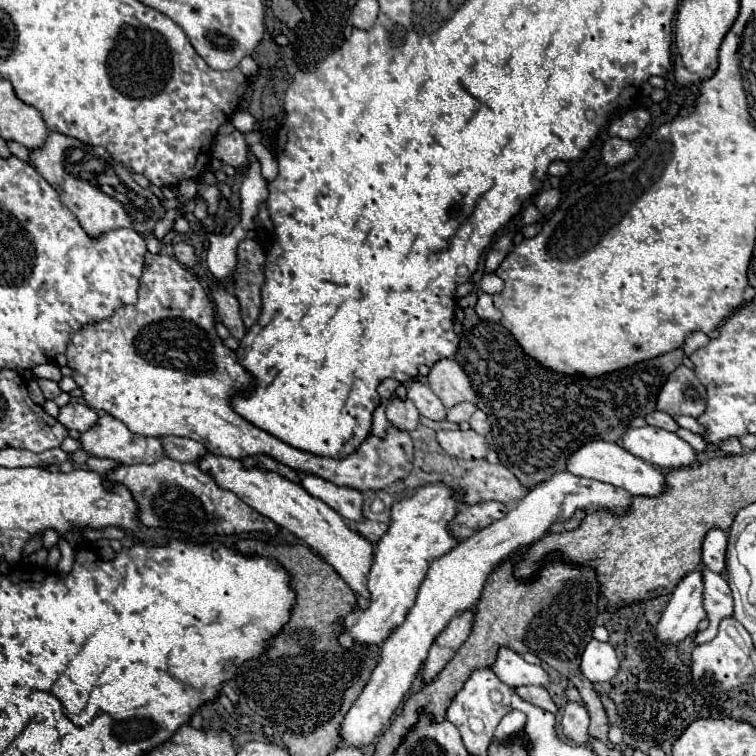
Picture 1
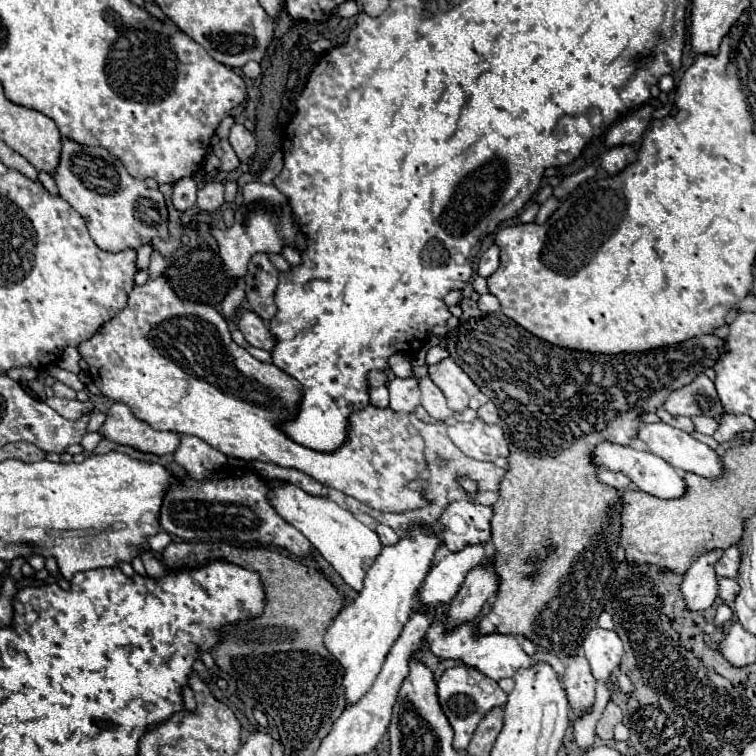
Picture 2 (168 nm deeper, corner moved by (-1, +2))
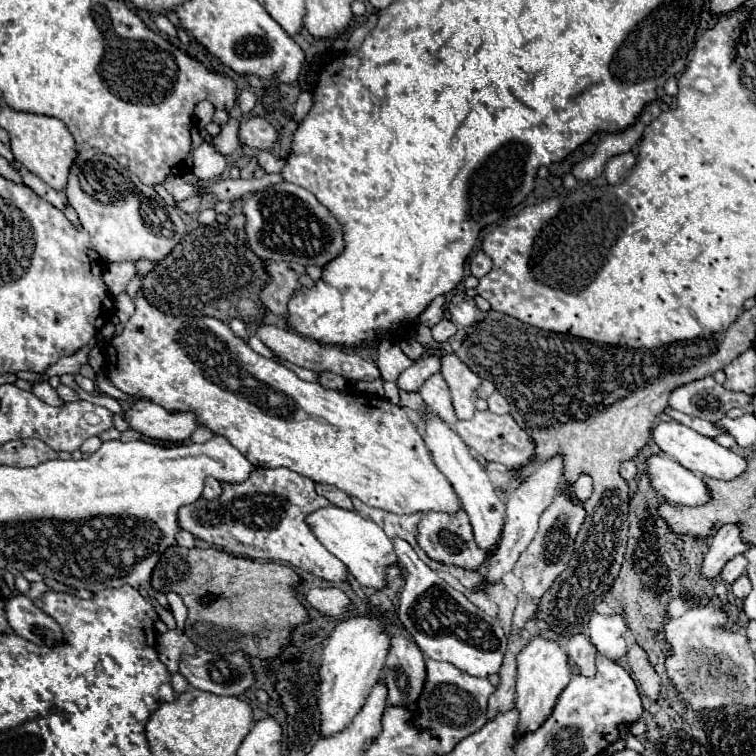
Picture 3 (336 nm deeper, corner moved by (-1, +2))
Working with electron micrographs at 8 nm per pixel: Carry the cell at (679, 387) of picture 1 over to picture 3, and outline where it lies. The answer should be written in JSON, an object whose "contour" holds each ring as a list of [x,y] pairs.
{"contour":[[[704,377],[692,383],[686,383],[672,391],[670,407],[692,417],[706,421],[720,421],[734,407],[748,407],[752,401],[750,395],[742,391],[730,391],[714,381],[714,377]]]}

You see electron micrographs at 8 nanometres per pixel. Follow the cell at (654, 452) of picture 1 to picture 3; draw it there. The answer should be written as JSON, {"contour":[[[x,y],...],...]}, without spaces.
{"contour":[[[670,421],[670,423],[658,423],[654,427],[654,441],[658,443],[658,447],[674,457],[678,463],[682,463],[686,469],[694,471],[694,473],[700,473],[700,475],[706,475],[706,477],[714,477],[714,479],[724,479],[724,481],[730,481],[730,479],[736,479],[738,475],[742,475],[748,467],[746,459],[740,457],[738,453],[718,445],[714,439],[710,437],[704,437],[700,433],[696,433],[694,429],[682,425],[682,423],[676,423],[676,421]]]}

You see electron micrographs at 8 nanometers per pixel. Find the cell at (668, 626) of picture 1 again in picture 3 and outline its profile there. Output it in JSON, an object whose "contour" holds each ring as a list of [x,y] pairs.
{"contour":[[[726,523],[718,529],[718,533],[710,539],[710,549],[702,563],[702,575],[704,577],[716,577],[722,567],[736,555],[748,551],[752,543],[742,541],[742,531],[738,523]]]}

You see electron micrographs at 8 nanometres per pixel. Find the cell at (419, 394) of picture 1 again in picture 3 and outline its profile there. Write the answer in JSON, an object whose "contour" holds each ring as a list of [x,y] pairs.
{"contour":[[[440,373],[432,375],[418,391],[426,403],[426,407],[430,407],[430,411],[434,411],[440,419],[444,419],[448,425],[456,425],[458,419],[454,415],[452,409],[452,401],[450,401],[450,391],[448,385],[444,381],[444,377]]]}

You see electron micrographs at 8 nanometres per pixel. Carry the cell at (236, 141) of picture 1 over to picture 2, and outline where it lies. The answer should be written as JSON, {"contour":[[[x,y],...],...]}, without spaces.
{"contour":[[[236,123],[230,131],[230,145],[234,147],[234,151],[242,163],[246,163],[250,159],[250,155],[256,151],[254,135],[240,123]]]}

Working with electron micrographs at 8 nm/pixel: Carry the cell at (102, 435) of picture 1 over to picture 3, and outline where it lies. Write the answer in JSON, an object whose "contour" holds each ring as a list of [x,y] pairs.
{"contour":[[[136,401],[128,409],[128,423],[146,437],[170,443],[190,439],[194,429],[200,425],[194,411],[166,411],[162,405],[152,401]]]}

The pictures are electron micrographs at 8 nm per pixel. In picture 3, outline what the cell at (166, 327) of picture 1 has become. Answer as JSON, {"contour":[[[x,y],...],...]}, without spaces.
{"contour":[[[138,291],[138,295],[134,297],[134,303],[136,303],[136,311],[130,317],[130,321],[124,325],[122,335],[116,335],[110,341],[110,345],[106,347],[106,351],[108,351],[108,377],[120,391],[134,395],[134,397],[150,399],[150,401],[166,407],[168,411],[194,411],[198,415],[200,425],[206,425],[216,435],[228,437],[230,443],[234,443],[234,447],[238,451],[242,451],[242,455],[246,455],[246,459],[250,459],[256,467],[288,467],[288,469],[292,469],[304,477],[310,477],[316,483],[334,485],[334,487],[346,491],[348,495],[358,497],[366,505],[372,505],[372,507],[378,507],[378,509],[384,509],[390,513],[398,513],[398,515],[408,515],[408,513],[416,513],[416,511],[420,511],[420,513],[426,513],[426,511],[456,513],[462,509],[462,503],[460,503],[456,491],[452,489],[450,481],[434,465],[432,455],[426,449],[424,439],[418,435],[416,427],[410,423],[406,411],[400,405],[394,405],[388,399],[380,399],[380,397],[372,397],[372,395],[358,395],[354,391],[336,391],[336,389],[326,389],[320,383],[308,383],[308,381],[300,379],[294,371],[290,371],[288,367],[254,353],[244,339],[238,339],[230,331],[228,323],[218,321],[214,317],[168,317],[162,311],[158,311],[156,307],[152,307],[144,299],[142,291]]]}

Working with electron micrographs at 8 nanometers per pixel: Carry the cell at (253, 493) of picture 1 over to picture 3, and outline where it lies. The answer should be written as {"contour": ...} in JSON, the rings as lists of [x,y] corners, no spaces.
{"contour":[[[324,507],[318,509],[316,513],[308,515],[308,523],[314,531],[314,535],[318,537],[318,541],[338,559],[342,559],[350,573],[354,575],[354,579],[364,585],[364,587],[372,587],[372,589],[384,589],[388,585],[386,581],[386,569],[390,565],[398,565],[398,555],[394,551],[392,539],[382,531],[382,527],[378,527],[374,521],[366,521],[362,519],[356,511],[348,511],[348,509],[340,509],[340,507]]]}

